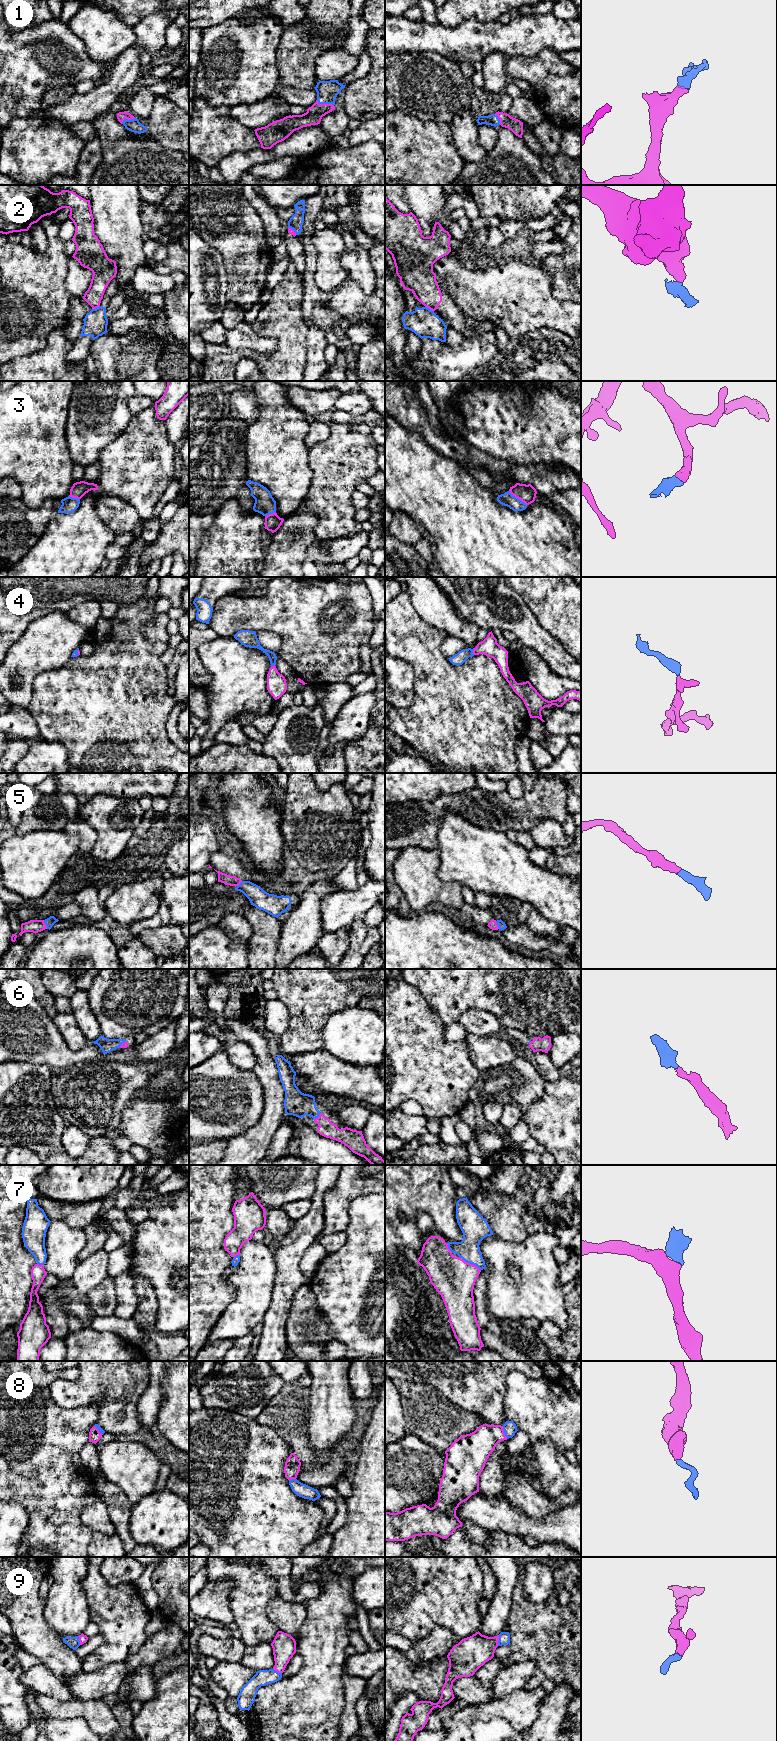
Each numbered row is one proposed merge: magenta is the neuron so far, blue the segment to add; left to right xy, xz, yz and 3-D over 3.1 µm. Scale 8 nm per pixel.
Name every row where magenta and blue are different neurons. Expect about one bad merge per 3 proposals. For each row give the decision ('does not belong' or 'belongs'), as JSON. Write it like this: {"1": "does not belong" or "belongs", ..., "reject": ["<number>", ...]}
{"1": "belongs", "2": "does not belong", "3": "belongs", "4": "belongs", "5": "belongs", "6": "belongs", "7": "belongs", "8": "belongs", "9": "belongs", "reject": ["2"]}

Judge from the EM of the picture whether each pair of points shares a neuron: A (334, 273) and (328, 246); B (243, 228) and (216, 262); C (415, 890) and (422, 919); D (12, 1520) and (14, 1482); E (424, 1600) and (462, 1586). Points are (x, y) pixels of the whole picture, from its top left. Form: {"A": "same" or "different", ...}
{"A": "same", "B": "different", "C": "different", "D": "different", "E": "same"}

